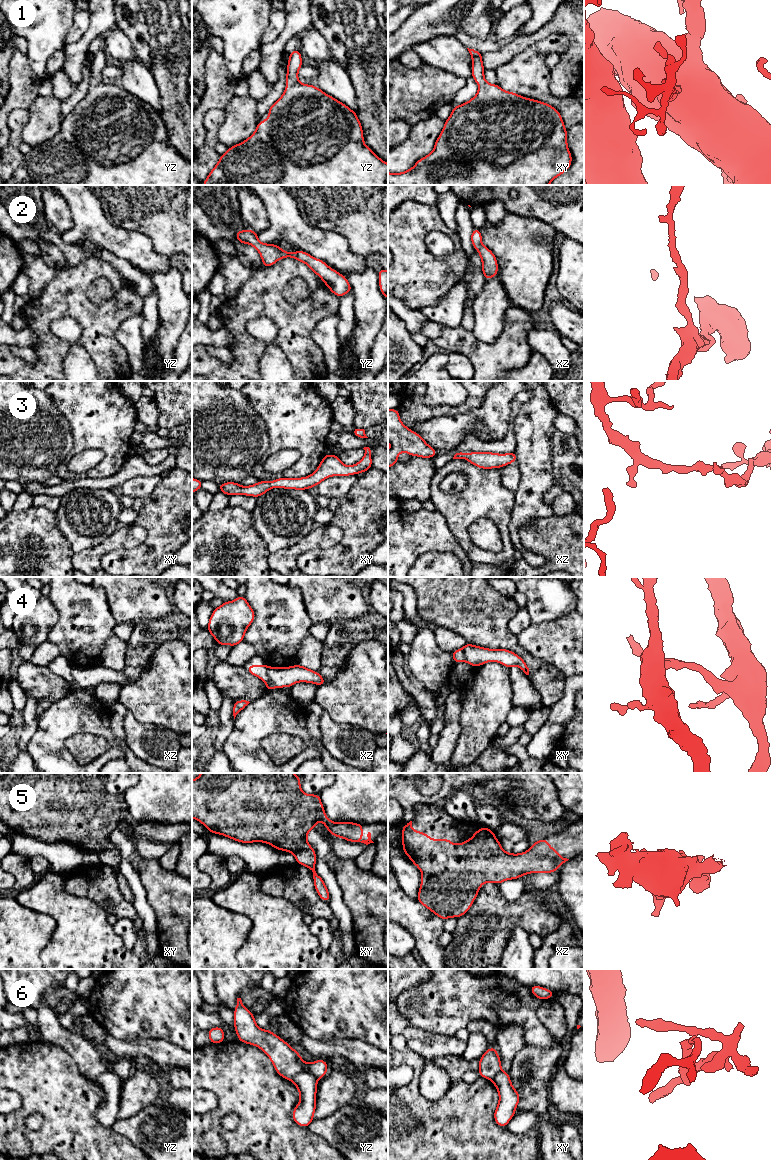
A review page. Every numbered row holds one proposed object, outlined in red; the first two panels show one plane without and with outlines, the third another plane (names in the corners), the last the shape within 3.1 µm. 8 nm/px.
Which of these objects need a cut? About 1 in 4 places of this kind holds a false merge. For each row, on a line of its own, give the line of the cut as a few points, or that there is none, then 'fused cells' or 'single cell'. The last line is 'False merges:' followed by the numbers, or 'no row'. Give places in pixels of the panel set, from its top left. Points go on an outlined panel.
1: no cut | single cell
2: no cut | single cell
3: no cut | single cell
4: xz (270, 667), (267, 672), (268, 681), (266, 683) | fused cells
5: no cut | single cell
6: yz (316, 1078), (307, 1071), (300, 1071), (290, 1079) | fused cells
False merges: 4, 6

